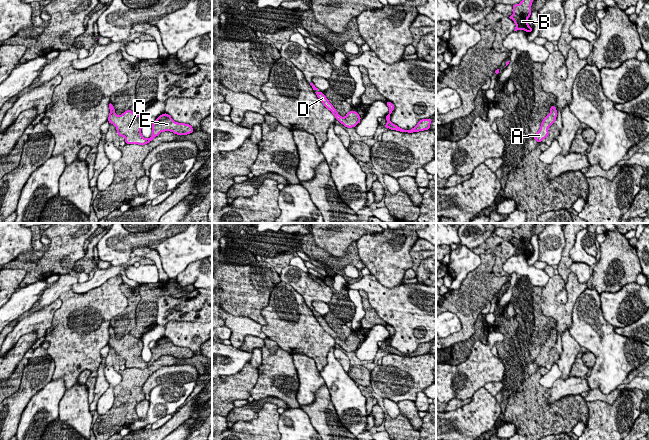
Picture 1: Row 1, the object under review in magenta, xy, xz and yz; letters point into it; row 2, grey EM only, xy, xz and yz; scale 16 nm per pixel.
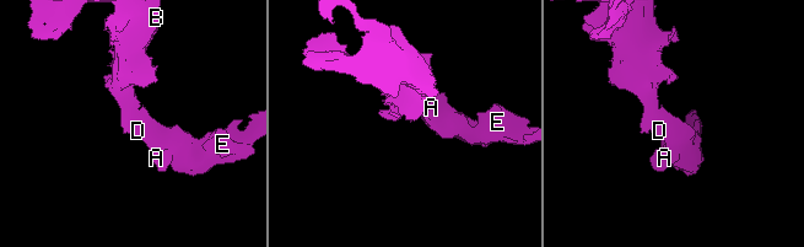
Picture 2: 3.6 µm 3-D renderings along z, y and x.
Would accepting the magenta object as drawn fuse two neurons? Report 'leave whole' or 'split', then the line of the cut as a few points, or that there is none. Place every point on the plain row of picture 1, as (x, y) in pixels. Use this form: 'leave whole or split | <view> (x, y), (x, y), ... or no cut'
leave whole | no cut

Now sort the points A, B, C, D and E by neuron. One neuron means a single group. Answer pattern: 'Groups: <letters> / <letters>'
Groups: A B C D E

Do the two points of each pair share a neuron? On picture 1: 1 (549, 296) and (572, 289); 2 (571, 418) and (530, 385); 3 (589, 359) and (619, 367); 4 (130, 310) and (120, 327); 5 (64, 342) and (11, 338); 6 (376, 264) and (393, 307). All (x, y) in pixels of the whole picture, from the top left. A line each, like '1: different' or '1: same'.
1: same
2: same
3: different
4: same
5: different
6: different

